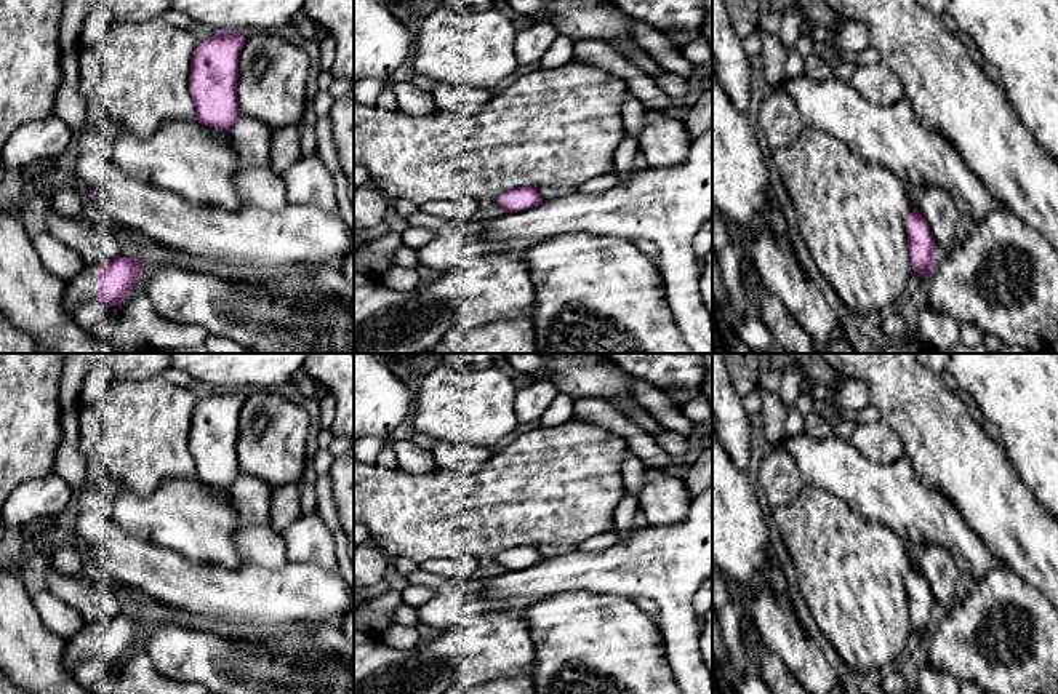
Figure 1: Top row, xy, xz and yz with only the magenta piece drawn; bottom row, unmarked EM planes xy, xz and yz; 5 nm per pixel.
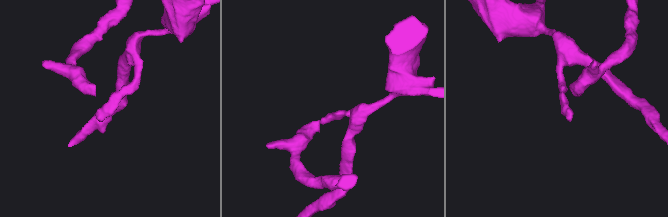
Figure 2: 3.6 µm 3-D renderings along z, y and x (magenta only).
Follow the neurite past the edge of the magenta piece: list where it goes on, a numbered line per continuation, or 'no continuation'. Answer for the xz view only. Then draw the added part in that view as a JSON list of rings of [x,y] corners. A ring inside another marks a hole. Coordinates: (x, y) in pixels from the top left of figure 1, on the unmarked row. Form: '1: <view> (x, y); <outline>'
1: xz (669, 565); [[[712,488],[691,501],[687,518],[667,528],[647,526],[634,531],[603,552],[575,550],[567,555],[541,560],[519,571],[480,582],[475,603],[496,606],[509,596],[544,598],[554,593],[589,590],[592,593],[613,593],[631,600],[650,598],[659,606],[659,627],[667,664],[682,694],[712,694],[712,676],[699,651],[701,617],[696,614],[693,598],[712,577]]]

